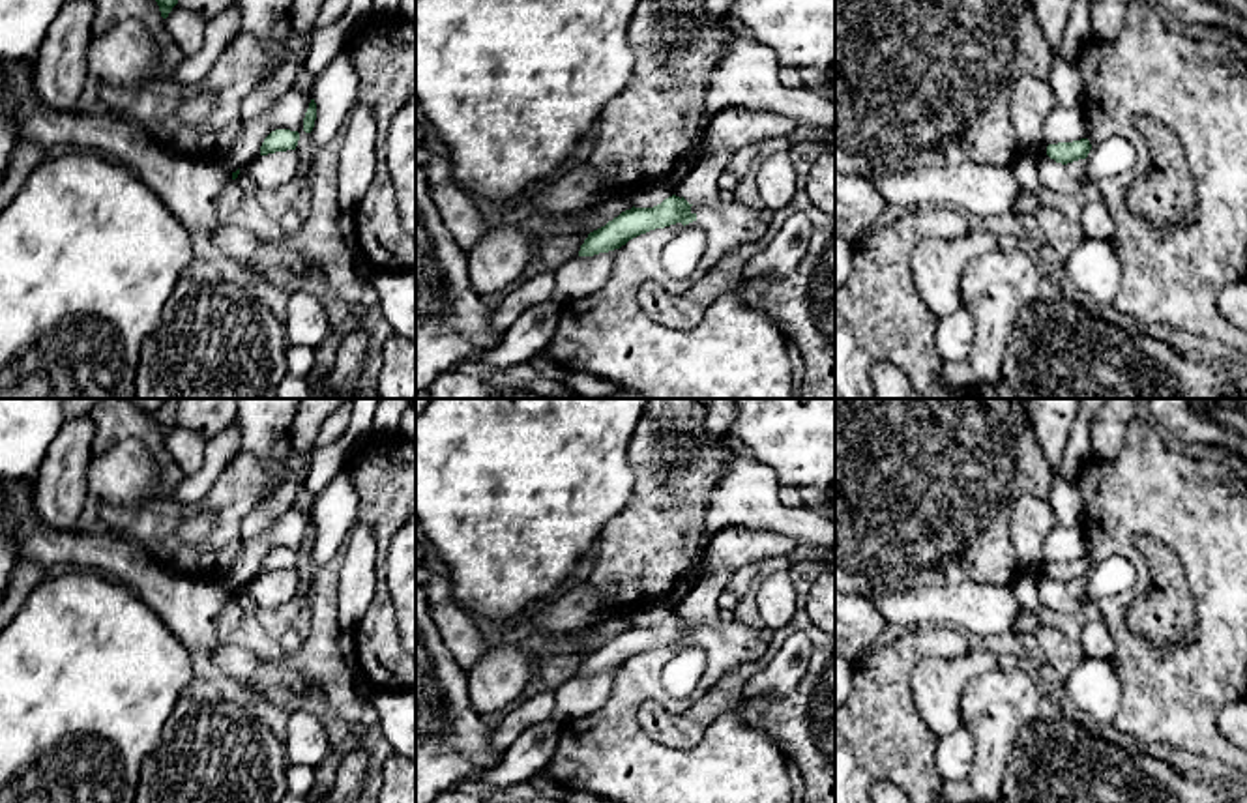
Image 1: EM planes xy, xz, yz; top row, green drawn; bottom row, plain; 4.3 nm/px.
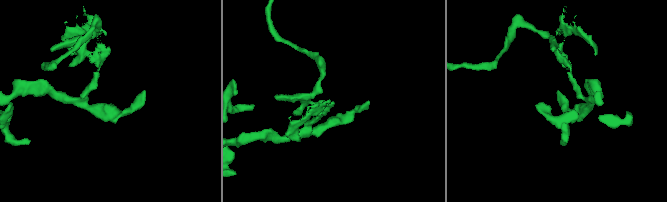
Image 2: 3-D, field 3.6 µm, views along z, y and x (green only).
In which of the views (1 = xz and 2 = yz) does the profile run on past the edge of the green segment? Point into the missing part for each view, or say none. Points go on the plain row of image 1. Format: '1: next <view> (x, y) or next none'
1: next none
2: next none

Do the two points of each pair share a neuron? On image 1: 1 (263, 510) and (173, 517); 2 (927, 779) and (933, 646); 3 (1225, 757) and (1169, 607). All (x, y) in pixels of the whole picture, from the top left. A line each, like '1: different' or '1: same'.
1: different
2: same
3: different

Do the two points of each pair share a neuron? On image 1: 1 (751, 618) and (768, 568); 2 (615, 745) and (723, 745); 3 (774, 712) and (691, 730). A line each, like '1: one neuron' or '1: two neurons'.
1: one neuron
2: one neuron
3: one neuron

